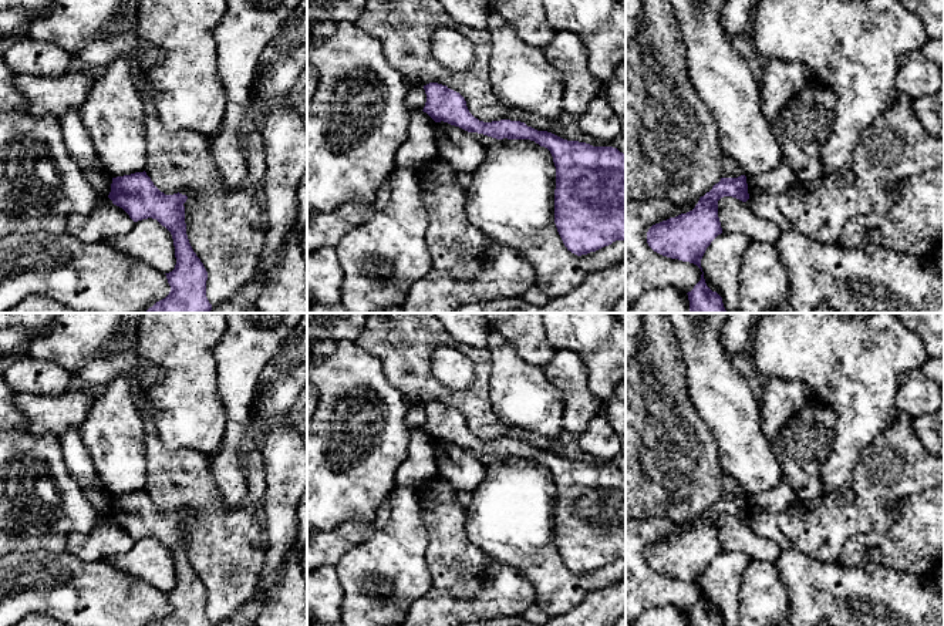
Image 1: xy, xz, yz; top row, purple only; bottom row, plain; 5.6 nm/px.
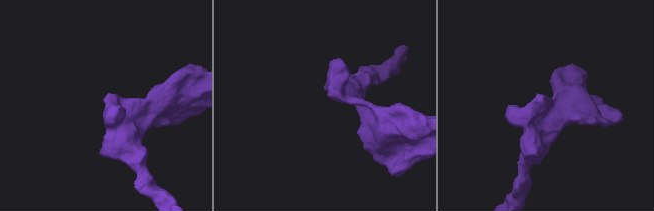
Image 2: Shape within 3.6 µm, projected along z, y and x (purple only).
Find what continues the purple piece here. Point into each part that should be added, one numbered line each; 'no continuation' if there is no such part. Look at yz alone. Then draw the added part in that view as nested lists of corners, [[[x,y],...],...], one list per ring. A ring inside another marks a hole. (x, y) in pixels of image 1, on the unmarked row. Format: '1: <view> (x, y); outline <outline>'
no continuation

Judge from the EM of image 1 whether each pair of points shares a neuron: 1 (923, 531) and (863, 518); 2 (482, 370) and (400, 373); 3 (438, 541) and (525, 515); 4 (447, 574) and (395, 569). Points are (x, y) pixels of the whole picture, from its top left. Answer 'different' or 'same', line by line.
1: different
2: same
3: different
4: different

